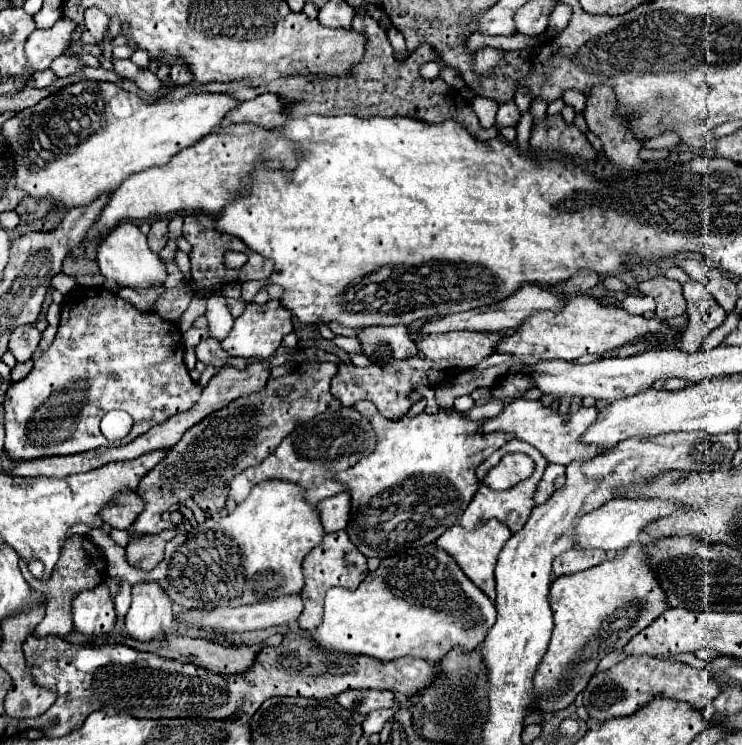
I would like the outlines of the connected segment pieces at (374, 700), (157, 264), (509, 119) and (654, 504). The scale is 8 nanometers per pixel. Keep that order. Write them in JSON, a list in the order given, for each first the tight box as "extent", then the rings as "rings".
[{"extent":[338,689,394,713],"rings":[[[354,689],[338,695],[338,703],[356,713],[370,713],[374,709],[388,709],[394,705],[394,693],[382,689]]]},{"extent":[96,221,166,291],"rings":[[[130,221],[116,225],[100,241],[96,261],[100,265],[100,273],[106,279],[114,279],[114,281],[122,283],[124,287],[132,287],[132,289],[138,289],[138,291],[148,291],[154,281],[160,281],[160,287],[164,289],[164,279],[166,279],[164,263],[158,259],[156,253],[150,251],[150,247],[146,243],[146,235],[138,229],[138,225],[134,225]]]},{"extent":[496,101,520,129],"rings":[[[508,101],[508,103],[500,103],[500,109],[498,109],[498,115],[496,115],[496,127],[502,129],[502,127],[512,127],[516,125],[520,119],[520,111],[516,107],[514,101]]]},{"extent":[576,499,686,549],"rings":[[[612,499],[592,515],[584,515],[576,525],[576,547],[600,547],[608,549],[622,549],[636,543],[646,525],[672,515],[672,511],[686,509],[680,501],[660,501],[660,499]]]}]

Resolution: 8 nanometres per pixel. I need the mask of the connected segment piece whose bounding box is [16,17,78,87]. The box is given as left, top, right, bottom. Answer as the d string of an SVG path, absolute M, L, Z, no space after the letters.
M60 17L54 27L42 31L36 29L28 41L26 41L26 55L28 55L28 71L24 75L16 77L16 87L24 87L30 71L38 71L38 69L48 69L50 63L64 55L64 51L70 47L72 41L72 33L78 27L78 23L74 23L72 19Z

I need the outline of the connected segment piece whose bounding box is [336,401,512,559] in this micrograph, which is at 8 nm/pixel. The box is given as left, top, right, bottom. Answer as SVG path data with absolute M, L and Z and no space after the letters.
M358 401L354 407L362 411L362 415L372 423L376 435L380 435L380 445L372 455L360 459L358 465L336 475L340 483L348 485L348 493L352 497L352 513L346 531L350 535L350 541L362 551L364 557L384 559L392 555L392 545L394 555L398 555L412 547L424 547L428 543L434 543L448 527L456 525L456 521L472 501L474 493L478 491L478 465L512 439L512 435L502 431L480 433L480 423L484 419L470 421L466 415L454 409L440 411L436 415L420 413L416 417L406 415L400 421L388 421L382 415L378 415L376 407L368 401Z

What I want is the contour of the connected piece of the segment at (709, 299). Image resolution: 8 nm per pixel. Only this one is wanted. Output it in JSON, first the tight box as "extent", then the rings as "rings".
{"extent":[678,281,726,351],"rings":[[[688,281],[682,285],[684,297],[688,303],[688,325],[686,325],[686,339],[690,343],[682,343],[678,349],[682,351],[698,351],[704,337],[720,327],[726,319],[726,311],[714,301],[714,297],[708,293],[708,289],[698,281]]]}

